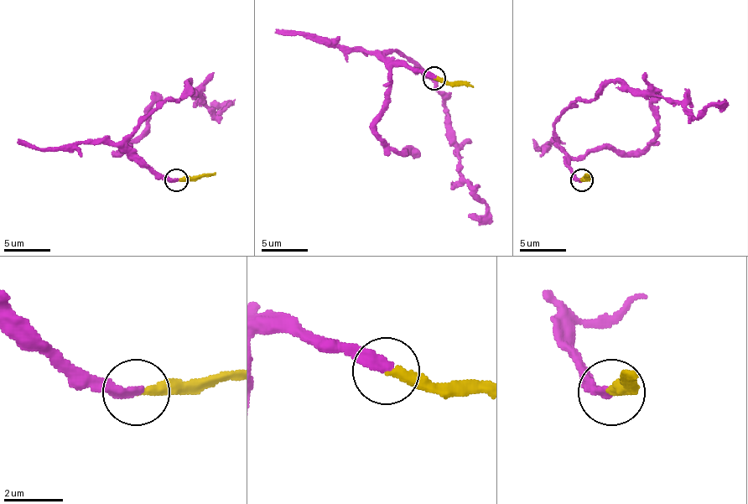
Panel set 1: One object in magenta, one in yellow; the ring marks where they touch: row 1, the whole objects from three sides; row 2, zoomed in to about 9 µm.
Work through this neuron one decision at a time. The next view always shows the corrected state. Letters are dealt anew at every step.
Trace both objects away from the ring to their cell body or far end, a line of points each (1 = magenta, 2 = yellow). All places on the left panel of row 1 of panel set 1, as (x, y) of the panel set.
1: (175, 180), (159, 175), (127, 143), (189, 83), (216, 118), (228, 106), (210, 101)
2: (175, 180), (215, 173)

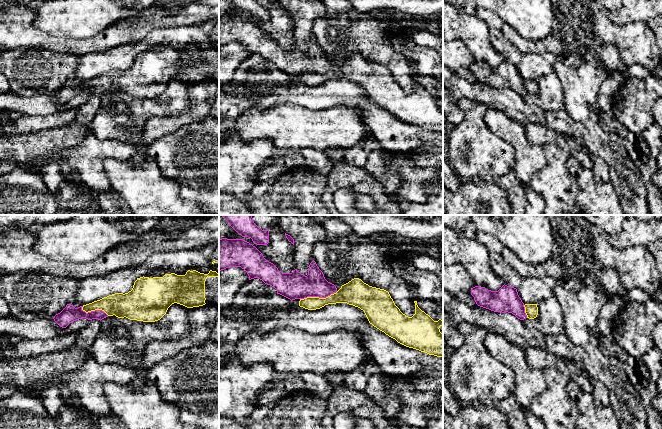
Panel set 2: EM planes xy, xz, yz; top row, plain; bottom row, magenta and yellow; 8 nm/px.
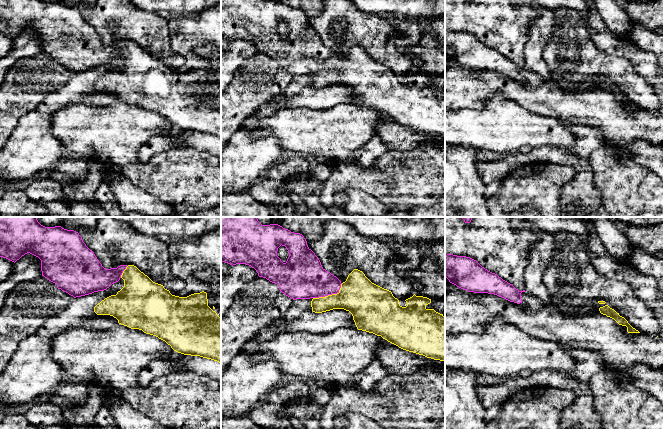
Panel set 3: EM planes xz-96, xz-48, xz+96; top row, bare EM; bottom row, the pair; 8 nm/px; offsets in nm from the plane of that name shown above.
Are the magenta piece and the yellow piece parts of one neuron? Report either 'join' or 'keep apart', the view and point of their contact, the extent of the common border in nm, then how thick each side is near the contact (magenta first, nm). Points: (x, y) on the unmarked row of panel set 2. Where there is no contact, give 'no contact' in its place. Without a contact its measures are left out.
join | xz (318, 72) | 320 nm | 220/170 nm

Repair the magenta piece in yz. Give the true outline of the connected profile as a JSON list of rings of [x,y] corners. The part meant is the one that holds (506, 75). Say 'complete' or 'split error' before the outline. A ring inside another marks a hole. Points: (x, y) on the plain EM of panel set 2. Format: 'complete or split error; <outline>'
split error; [[[504,60],[498,67],[475,62],[471,71],[478,82],[494,88],[512,89],[520,96],[534,95],[538,91],[537,80],[524,80],[517,65],[512,62]]]

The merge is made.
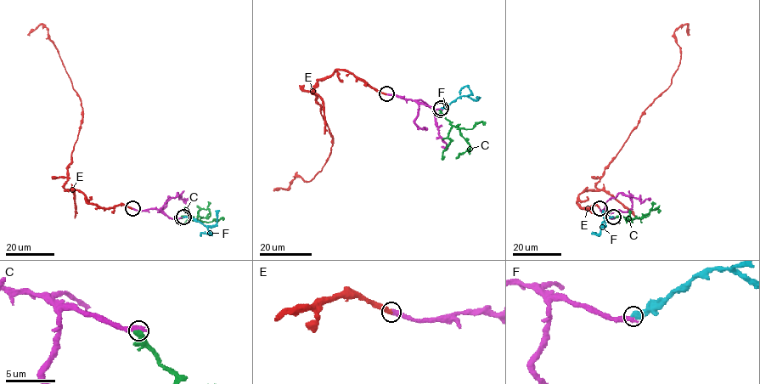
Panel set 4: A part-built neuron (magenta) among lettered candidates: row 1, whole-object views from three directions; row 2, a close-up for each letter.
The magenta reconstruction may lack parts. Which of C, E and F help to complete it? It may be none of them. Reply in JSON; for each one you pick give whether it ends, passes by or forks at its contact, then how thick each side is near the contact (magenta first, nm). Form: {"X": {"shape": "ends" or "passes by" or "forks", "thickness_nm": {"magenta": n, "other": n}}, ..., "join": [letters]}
{"E": {"shape": "ends", "thickness_nm": {"magenta": 360, "other": 380}}, "join": ["E"]}

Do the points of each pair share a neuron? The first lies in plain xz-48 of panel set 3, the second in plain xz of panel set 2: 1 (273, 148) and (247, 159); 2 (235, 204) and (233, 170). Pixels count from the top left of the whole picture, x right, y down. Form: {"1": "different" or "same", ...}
{"1": "same", "2": "different"}

